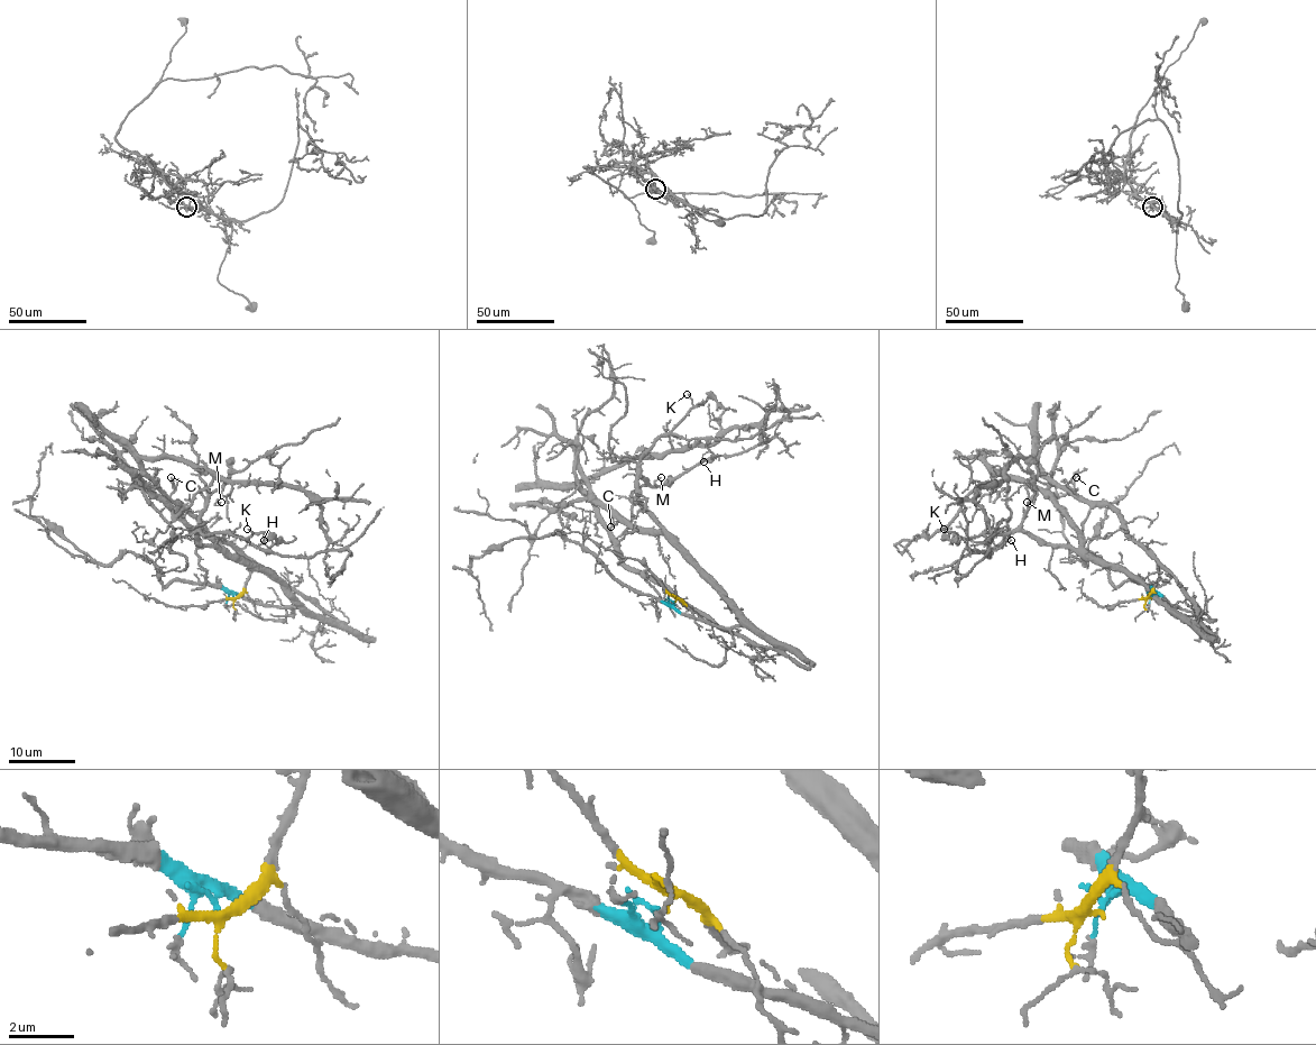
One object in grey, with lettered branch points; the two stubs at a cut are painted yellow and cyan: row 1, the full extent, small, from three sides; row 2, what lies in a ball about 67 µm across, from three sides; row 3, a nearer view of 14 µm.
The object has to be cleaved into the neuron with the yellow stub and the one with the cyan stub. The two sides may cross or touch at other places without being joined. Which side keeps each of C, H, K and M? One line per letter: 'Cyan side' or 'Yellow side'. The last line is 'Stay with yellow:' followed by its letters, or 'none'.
C: Yellow side
H: Cyan side
K: Cyan side
M: Cyan side
Stay with yellow: C

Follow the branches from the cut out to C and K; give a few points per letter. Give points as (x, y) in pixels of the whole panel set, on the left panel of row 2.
C: (235, 597), (239, 595), (251, 565), (229, 546), (214, 539), (171, 498), (176, 488), (171, 476)
K: (235, 597), (300, 607), (269, 574), (199, 543), (201, 532), (246, 539), (252, 532), (248, 529)

